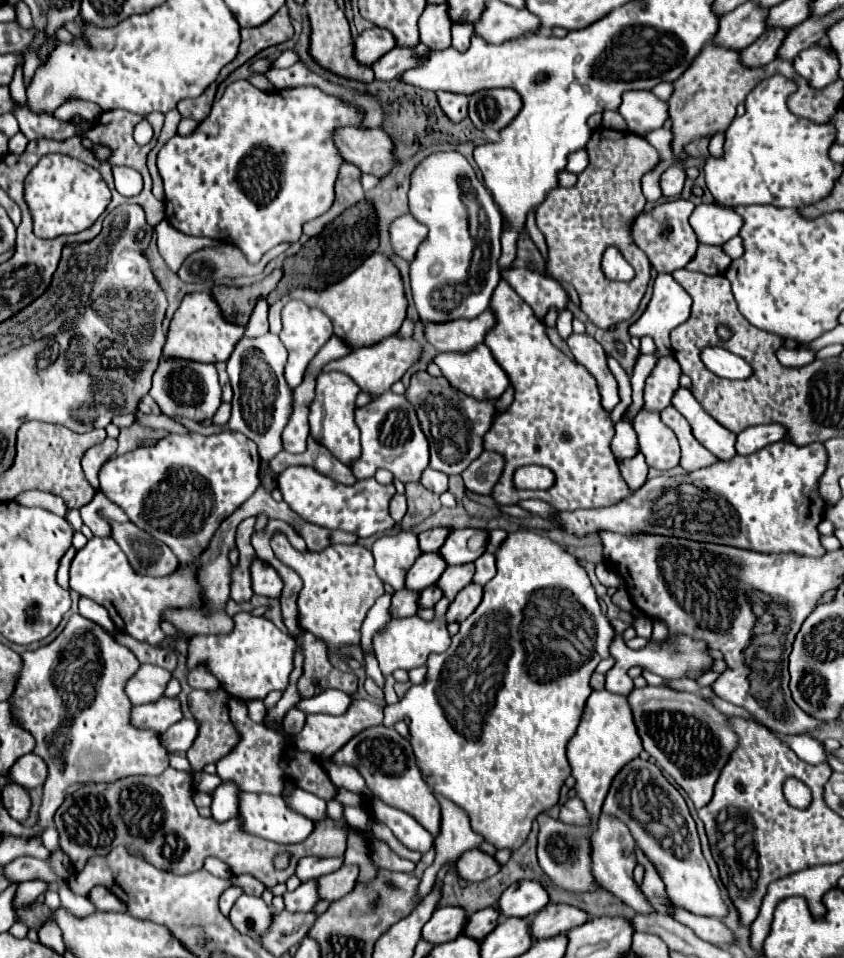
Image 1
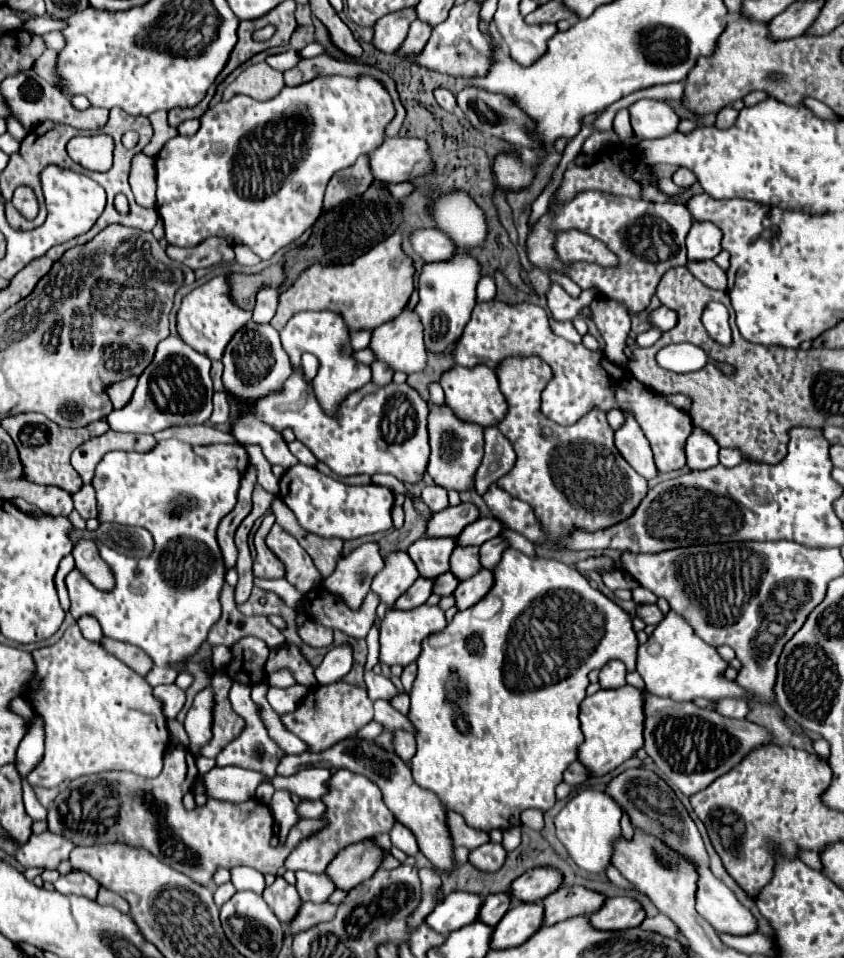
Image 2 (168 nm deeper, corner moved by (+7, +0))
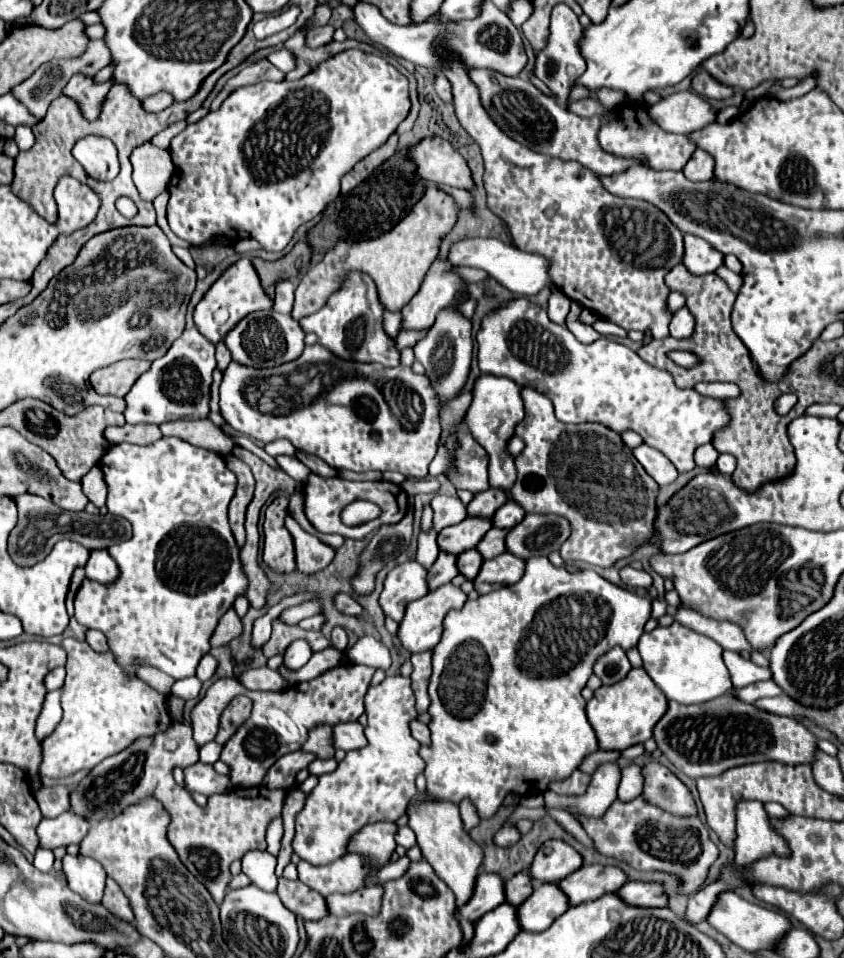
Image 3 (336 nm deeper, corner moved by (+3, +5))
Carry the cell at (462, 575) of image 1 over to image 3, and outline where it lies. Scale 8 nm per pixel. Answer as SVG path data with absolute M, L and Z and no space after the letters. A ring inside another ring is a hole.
M491 528L491 530L481 538L481 542L475 546L475 550L481 554L483 560L491 560L491 558L495 558L495 556L499 556L499 554L505 552L505 544L503 544L505 534L507 534L507 530Z

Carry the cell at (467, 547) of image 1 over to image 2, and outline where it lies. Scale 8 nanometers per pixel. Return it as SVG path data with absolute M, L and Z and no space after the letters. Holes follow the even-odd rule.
M481 517L475 523L467 525L463 533L457 537L459 545L483 545L485 541L499 537L505 531L505 525L495 517Z

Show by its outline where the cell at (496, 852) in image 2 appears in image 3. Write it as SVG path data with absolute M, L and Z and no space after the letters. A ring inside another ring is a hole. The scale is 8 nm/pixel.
M503 824L501 830L493 836L493 842L495 842L495 846L499 846L499 848L509 848L509 846L517 844L519 838L521 838L521 836L519 836L519 832L517 832L515 826Z

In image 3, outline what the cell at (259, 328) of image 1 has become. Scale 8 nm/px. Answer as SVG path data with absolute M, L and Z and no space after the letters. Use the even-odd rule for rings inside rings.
M281 280L275 286L275 298L273 298L273 310L281 314L289 314L293 308L293 290L295 284L291 280Z

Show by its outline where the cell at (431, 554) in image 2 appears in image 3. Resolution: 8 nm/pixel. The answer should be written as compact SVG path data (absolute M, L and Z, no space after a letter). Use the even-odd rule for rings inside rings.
M465 518L459 524L447 526L437 536L437 546L445 554L461 554L471 548L485 536L485 532L491 528L489 518Z

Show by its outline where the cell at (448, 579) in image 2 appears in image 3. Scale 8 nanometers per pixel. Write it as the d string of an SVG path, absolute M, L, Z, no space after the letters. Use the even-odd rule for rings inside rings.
M467 550L463 554L457 556L457 568L459 568L459 574L463 574L467 580L473 580L481 568L481 562L479 560L479 552L475 550Z

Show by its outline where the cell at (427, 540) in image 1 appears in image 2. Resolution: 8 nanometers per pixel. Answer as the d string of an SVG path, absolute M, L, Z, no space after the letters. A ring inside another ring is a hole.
M461 503L435 513L427 525L427 537L457 537L469 523L479 519L479 509L473 503Z

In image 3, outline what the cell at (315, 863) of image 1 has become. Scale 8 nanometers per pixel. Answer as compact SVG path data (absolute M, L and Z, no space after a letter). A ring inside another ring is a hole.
M387 676L381 684L371 686L365 696L365 714L369 716L369 724L365 728L367 746L347 752L345 760L339 762L335 772L319 776L319 784L305 800L303 810L297 814L295 838L291 844L293 844L293 852L309 864L325 866L341 858L345 854L347 840L359 828L371 822L395 822L397 818L405 814L405 808L407 808L405 804L417 792L415 776L423 772L423 760L419 756L421 744L411 736L411 730L409 730L409 722L417 718L415 696L411 692L411 680L403 676Z

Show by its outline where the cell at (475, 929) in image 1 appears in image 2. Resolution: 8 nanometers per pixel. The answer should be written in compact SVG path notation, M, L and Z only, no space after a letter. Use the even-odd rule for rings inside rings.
M495 893L489 895L481 907L479 913L479 921L487 923L487 925L497 925L499 919L507 913L507 909L511 907L511 895L509 893Z

